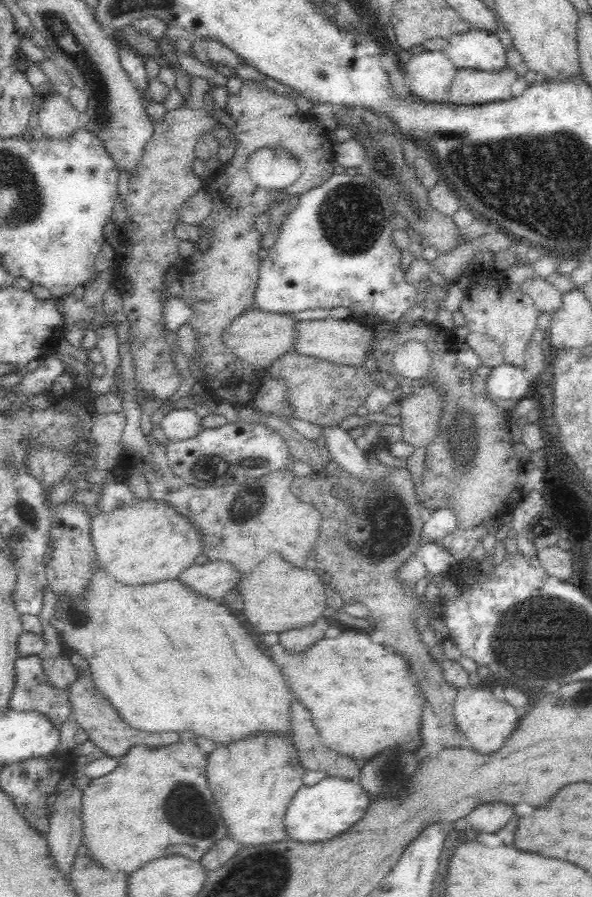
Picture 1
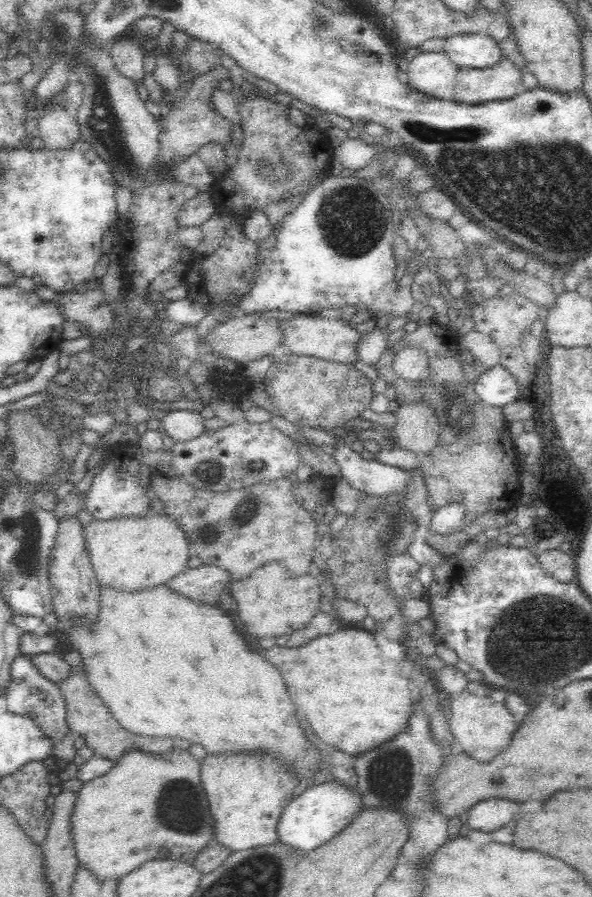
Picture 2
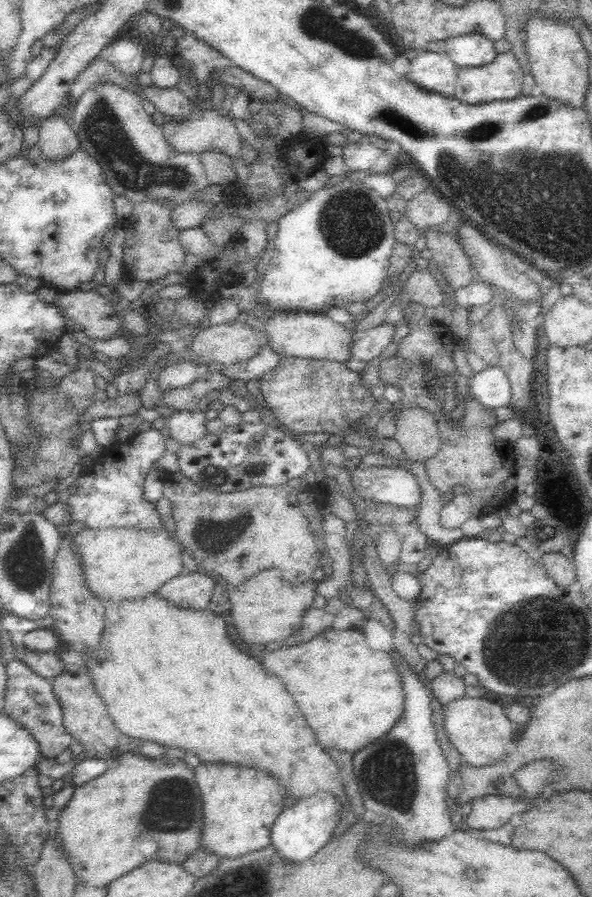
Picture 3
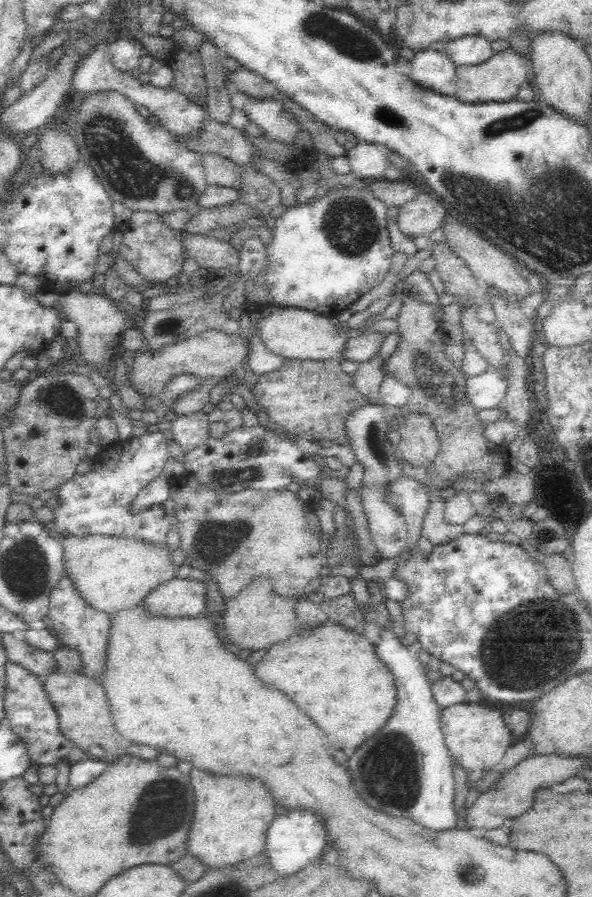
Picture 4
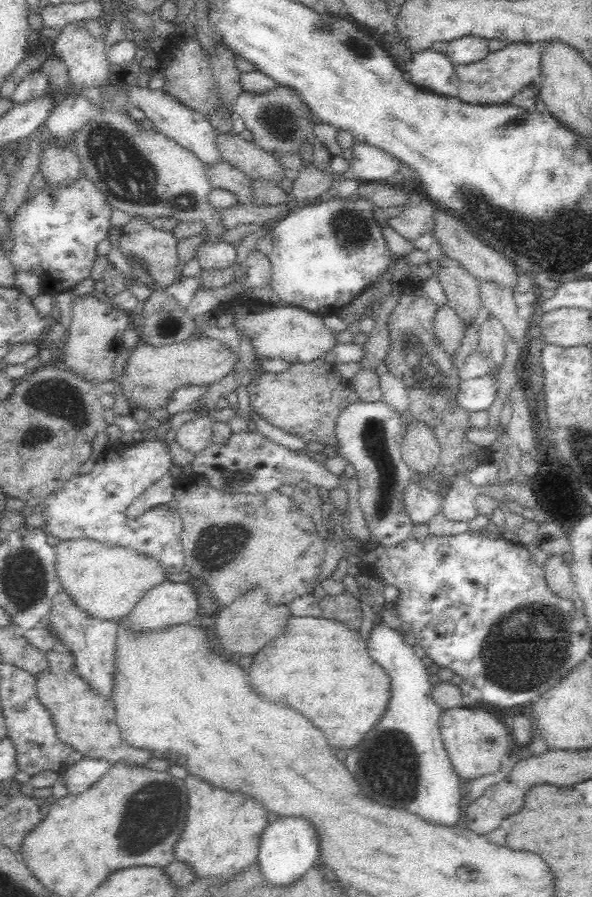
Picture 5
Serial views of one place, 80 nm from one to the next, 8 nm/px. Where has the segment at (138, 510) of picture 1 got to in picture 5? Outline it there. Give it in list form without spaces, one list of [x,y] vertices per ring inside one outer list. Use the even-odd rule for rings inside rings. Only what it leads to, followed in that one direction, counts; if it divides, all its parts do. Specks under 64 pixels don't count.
[[[92,538],[59,540],[56,546],[61,587],[95,618],[120,620],[169,574],[159,558],[122,545],[110,545]]]

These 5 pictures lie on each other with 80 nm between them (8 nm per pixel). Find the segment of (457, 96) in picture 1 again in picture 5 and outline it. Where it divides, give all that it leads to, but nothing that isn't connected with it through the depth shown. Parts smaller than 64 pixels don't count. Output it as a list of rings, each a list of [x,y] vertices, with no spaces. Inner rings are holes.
[[[510,43],[500,50],[490,51],[484,60],[467,65],[455,65],[459,78],[459,100],[476,105],[507,103],[516,93],[537,80],[539,48],[540,43]]]

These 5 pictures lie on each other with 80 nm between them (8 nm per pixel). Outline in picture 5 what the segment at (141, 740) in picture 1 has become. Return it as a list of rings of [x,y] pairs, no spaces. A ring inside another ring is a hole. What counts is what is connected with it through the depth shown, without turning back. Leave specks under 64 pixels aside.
[[[59,642],[55,649],[48,652],[47,658],[51,668],[35,675],[36,687],[40,701],[51,711],[58,737],[84,757],[102,759],[111,765],[122,759],[139,765],[146,764],[153,757],[152,753],[122,740],[111,699],[102,691],[92,689],[89,682],[76,674],[76,658],[73,654]]]

